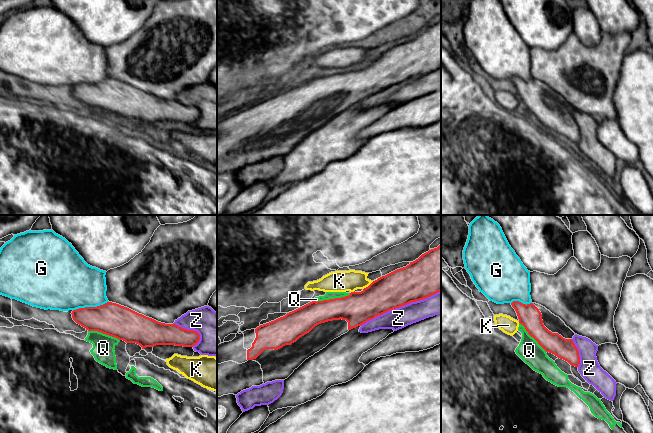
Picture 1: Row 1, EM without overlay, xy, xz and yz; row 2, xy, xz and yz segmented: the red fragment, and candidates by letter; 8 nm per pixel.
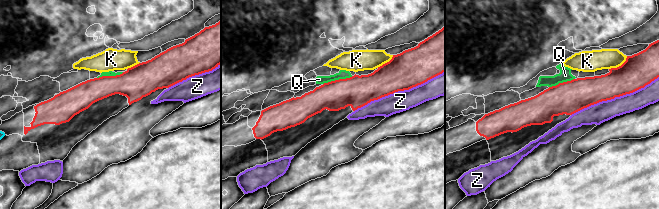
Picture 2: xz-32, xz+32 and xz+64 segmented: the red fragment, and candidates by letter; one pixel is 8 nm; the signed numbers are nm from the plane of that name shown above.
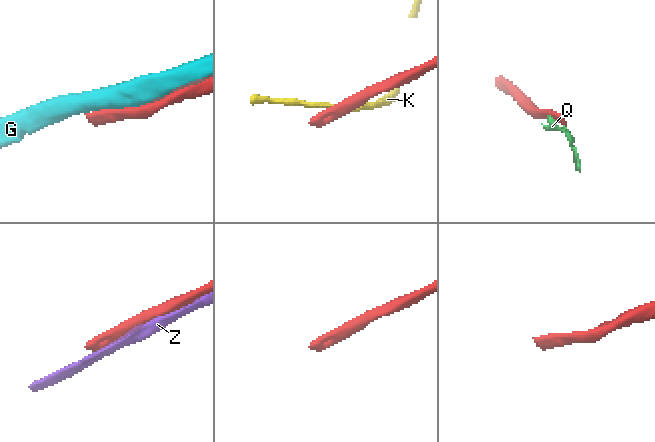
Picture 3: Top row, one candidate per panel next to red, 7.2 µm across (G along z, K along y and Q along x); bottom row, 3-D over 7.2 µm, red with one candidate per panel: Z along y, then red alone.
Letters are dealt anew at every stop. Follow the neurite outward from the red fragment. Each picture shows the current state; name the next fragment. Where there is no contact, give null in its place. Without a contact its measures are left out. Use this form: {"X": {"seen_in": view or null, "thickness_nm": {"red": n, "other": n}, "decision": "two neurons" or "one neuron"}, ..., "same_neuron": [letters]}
{"G": {"seen_in": "xy", "thickness_nm": {"red": 260, "other": 420}, "decision": "two neurons"}, "K": {"seen_in": "xz", "thickness_nm": {"red": 280, "other": 180}, "decision": "two neurons"}, "Q": {"seen_in": "xz", "thickness_nm": {"red": 260, "other": 60}, "decision": "two neurons"}, "Z": {"seen_in": "xz", "thickness_nm": {"red": 300, "other": 170}, "decision": "two neurons"}, "same_neuron": []}

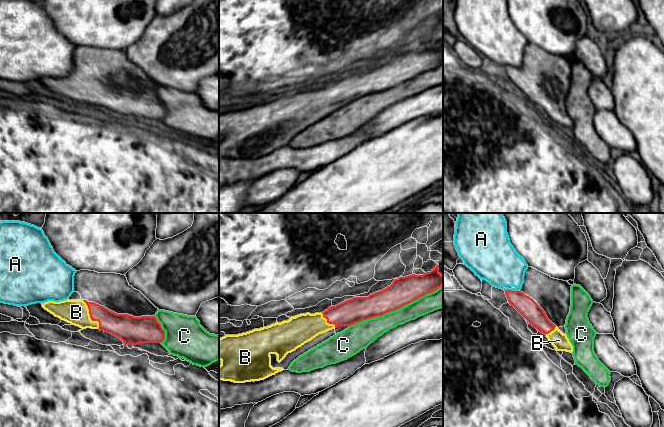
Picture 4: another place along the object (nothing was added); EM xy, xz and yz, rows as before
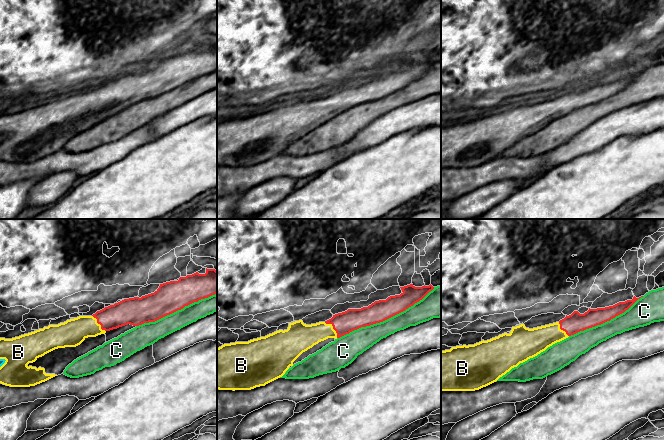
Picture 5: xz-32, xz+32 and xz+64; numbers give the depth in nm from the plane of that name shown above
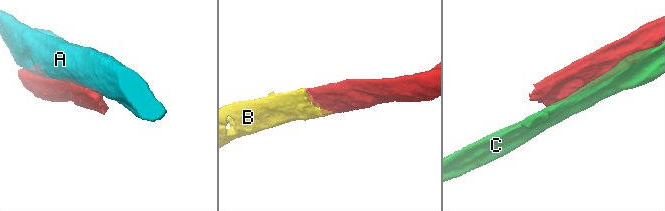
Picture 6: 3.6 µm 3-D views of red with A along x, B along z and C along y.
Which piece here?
{"A": {"seen_in": "yz", "thickness_nm": {"red": 160, "other": 340}, "decision": "two neurons"}, "B": {"seen_in": "xy", "thickness_nm": {"red": 190, "other": 200}, "decision": "one neuron"}, "C": {"seen_in": "xz", "thickness_nm": {"red": 220, "other": 170}, "decision": "two neurons"}, "same_neuron": ["B"]}

